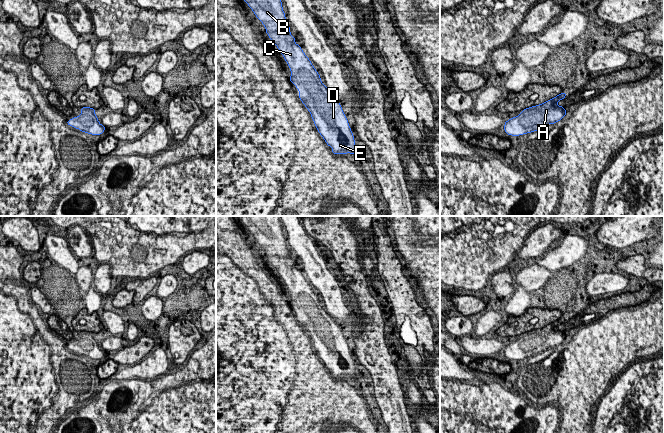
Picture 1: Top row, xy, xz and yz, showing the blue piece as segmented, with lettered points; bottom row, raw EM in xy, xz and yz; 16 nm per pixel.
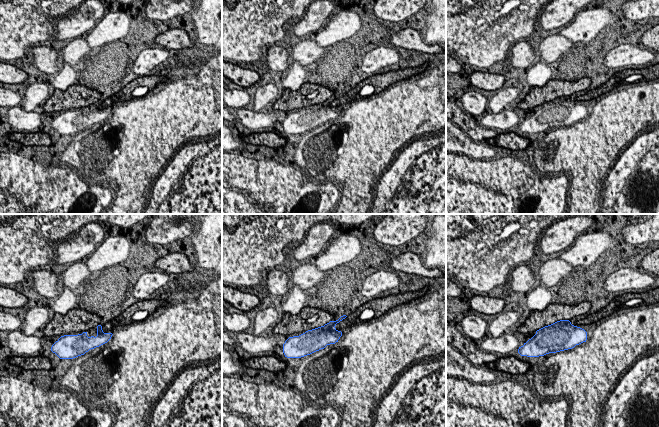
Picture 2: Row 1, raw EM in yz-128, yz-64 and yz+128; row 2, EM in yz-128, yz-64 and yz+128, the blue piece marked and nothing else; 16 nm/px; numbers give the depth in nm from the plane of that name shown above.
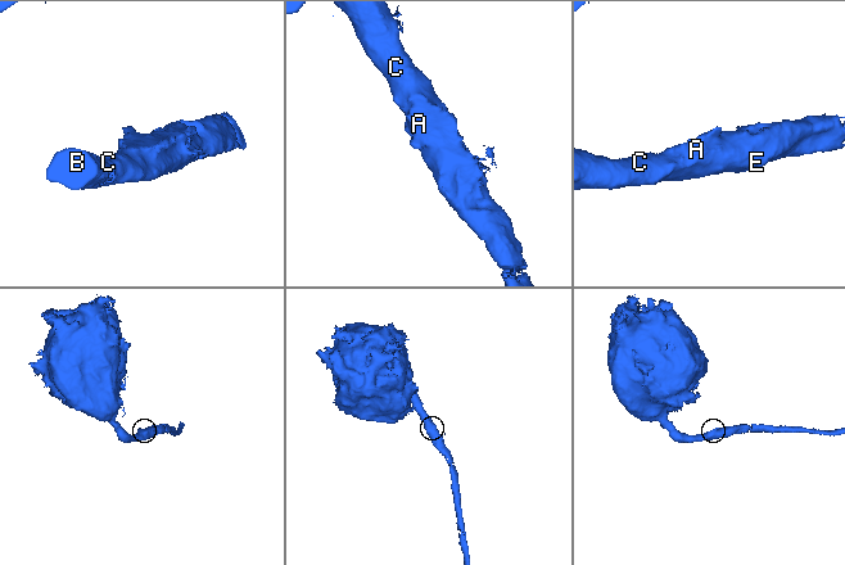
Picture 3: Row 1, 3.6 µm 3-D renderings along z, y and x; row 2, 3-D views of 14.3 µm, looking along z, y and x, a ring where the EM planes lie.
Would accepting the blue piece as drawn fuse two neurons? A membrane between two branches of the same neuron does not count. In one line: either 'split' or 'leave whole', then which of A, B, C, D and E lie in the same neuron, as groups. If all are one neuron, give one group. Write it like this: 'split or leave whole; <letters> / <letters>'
leave whole; A B C D E

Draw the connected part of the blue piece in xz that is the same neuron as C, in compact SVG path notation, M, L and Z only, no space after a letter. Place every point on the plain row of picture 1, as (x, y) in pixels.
M241 216L243 224L253 234L257 242L266 252L269 262L275 267L285 285L290 291L290 305L299 314L299 322L309 334L315 350L328 370L332 371L334 378L351 377L355 379L355 364L348 344L335 319L321 306L320 299L313 291L309 282L301 271L295 267L295 262L290 257L290 251L283 236L279 216Z

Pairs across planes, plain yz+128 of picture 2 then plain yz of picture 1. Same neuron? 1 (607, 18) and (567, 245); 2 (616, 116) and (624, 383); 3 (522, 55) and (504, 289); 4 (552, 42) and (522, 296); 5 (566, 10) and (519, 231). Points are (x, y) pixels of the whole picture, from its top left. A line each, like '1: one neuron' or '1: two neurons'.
1: one neuron
2: two neurons
3: one neuron
4: one neuron
5: two neurons

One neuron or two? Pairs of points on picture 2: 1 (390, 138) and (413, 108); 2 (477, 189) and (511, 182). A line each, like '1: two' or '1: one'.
1: one
2: two

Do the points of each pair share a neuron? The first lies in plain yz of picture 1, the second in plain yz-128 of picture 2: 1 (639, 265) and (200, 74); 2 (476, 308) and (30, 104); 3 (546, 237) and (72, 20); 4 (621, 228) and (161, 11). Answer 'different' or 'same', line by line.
1: different
2: different
3: same
4: same

